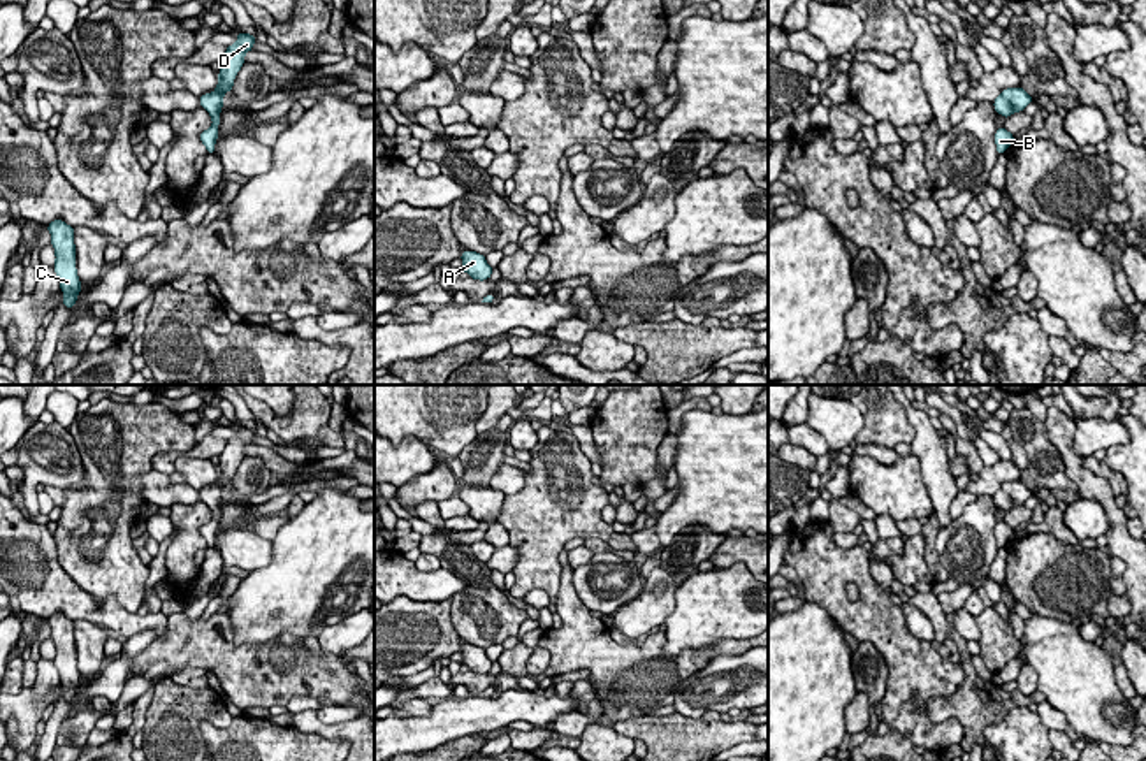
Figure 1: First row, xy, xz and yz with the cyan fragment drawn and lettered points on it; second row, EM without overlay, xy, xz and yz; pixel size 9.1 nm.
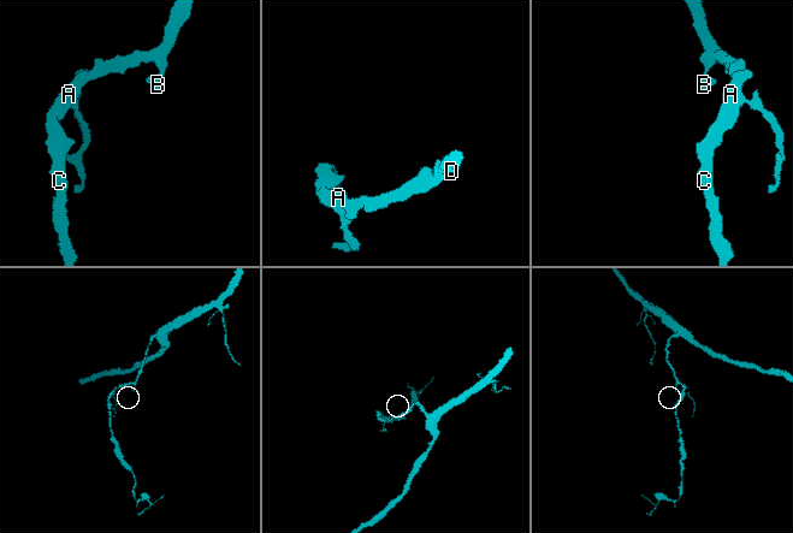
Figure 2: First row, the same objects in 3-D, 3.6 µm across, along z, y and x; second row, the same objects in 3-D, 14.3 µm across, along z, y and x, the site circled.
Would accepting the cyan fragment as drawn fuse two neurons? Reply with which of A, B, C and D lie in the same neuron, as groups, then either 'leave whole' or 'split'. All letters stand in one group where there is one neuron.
groups A B C D; leave whole

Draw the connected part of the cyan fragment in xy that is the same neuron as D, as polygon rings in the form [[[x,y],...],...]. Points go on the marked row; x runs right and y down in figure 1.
[[[241,32],[237,42],[228,46],[221,62],[220,62],[220,74],[218,74],[218,86],[213,93],[204,93],[199,97],[200,107],[204,107],[213,120],[209,130],[199,134],[200,142],[207,148],[207,155],[214,153],[214,144],[218,139],[218,125],[220,125],[220,111],[223,107],[223,95],[232,90],[234,79],[241,67],[244,65],[244,54],[253,49],[257,42],[255,35]]]

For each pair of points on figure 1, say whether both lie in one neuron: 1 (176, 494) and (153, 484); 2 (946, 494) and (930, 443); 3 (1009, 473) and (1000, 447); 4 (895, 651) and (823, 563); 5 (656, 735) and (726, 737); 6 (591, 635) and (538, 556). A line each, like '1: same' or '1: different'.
1: same
2: same
3: different
4: same
5: same
6: different

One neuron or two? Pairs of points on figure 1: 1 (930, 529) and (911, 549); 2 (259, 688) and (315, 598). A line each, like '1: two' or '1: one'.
1: two
2: two

